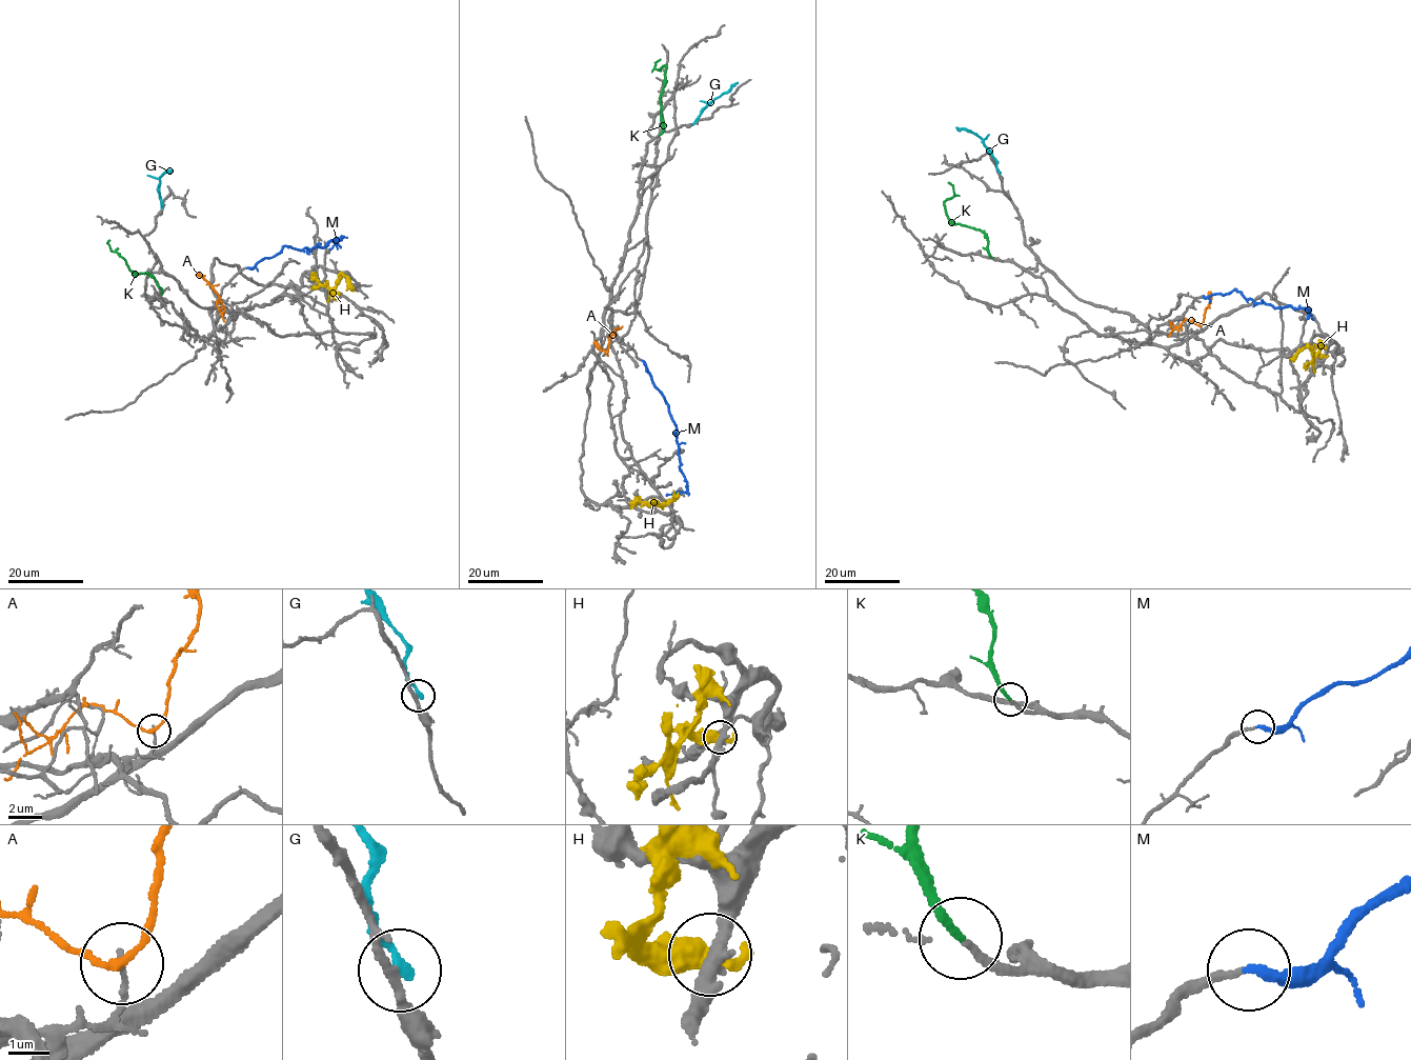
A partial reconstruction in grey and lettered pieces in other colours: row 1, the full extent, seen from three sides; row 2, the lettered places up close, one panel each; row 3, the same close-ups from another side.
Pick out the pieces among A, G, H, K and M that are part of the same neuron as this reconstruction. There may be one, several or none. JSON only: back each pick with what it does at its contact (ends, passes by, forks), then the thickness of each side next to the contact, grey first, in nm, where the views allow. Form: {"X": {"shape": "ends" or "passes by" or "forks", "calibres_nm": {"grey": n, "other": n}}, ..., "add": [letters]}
{"K": {"shape": "ends", "calibres_nm": {"grey": 190, "other": 200}}, "M": {"shape": "ends", "calibres_nm": {"grey": 170, "other": 240}}, "add": ["K", "M"]}

